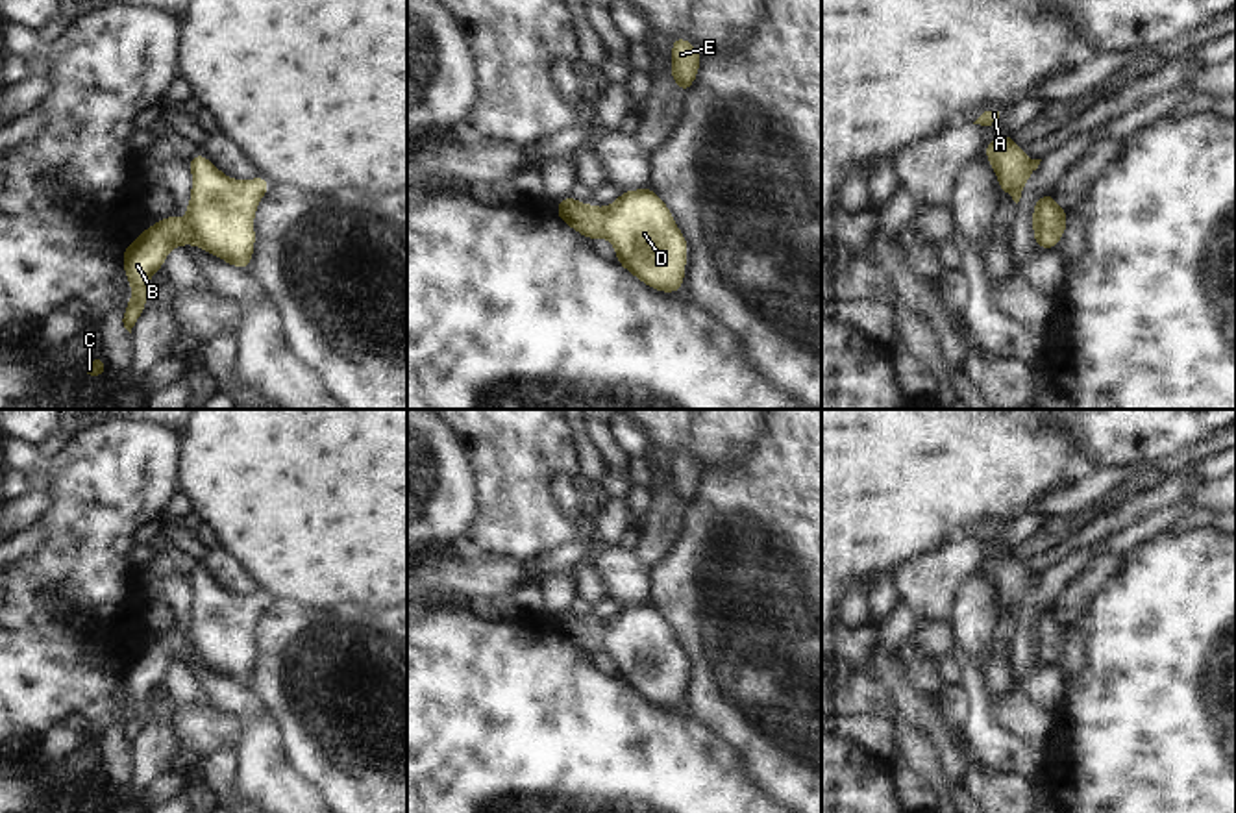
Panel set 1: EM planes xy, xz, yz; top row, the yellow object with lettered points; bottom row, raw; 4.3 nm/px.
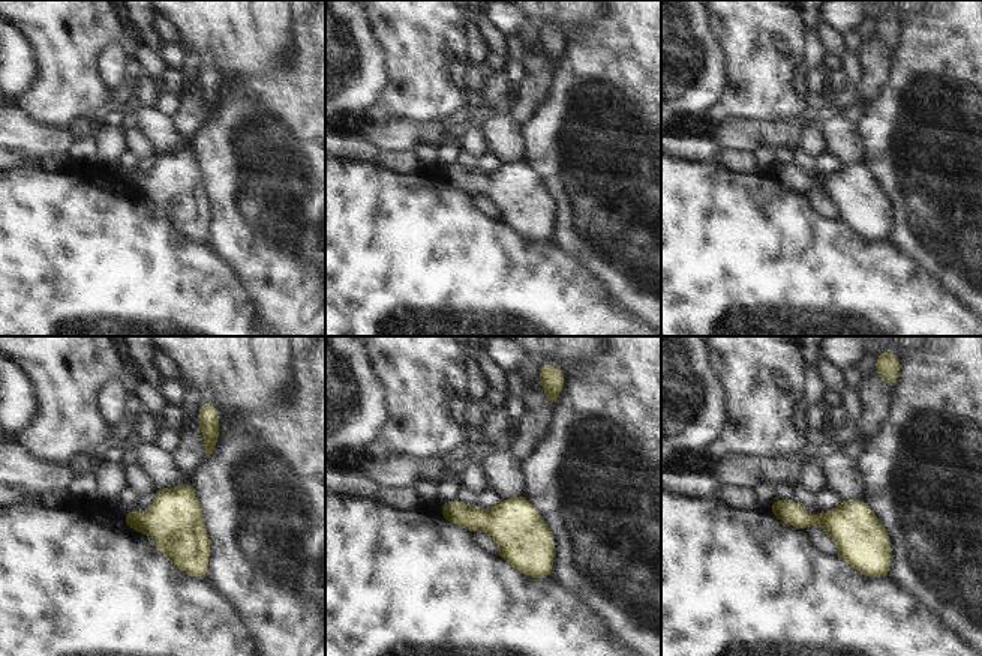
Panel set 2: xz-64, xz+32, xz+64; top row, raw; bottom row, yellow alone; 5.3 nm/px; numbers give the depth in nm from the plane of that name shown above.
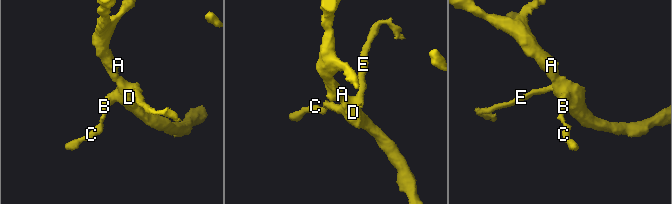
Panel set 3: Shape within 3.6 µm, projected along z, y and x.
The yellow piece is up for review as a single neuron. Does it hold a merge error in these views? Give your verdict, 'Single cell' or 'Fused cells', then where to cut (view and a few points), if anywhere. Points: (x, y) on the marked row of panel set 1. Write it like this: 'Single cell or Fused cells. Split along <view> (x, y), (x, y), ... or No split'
Single cell. No split

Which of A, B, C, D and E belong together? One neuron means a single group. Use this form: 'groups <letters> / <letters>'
groups A B C D E

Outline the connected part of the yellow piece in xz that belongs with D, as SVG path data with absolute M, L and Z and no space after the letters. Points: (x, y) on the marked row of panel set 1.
M651 187L622 191L607 207L581 204L574 196L555 206L559 220L587 239L609 239L616 261L644 285L659 293L681 291L688 243Z

